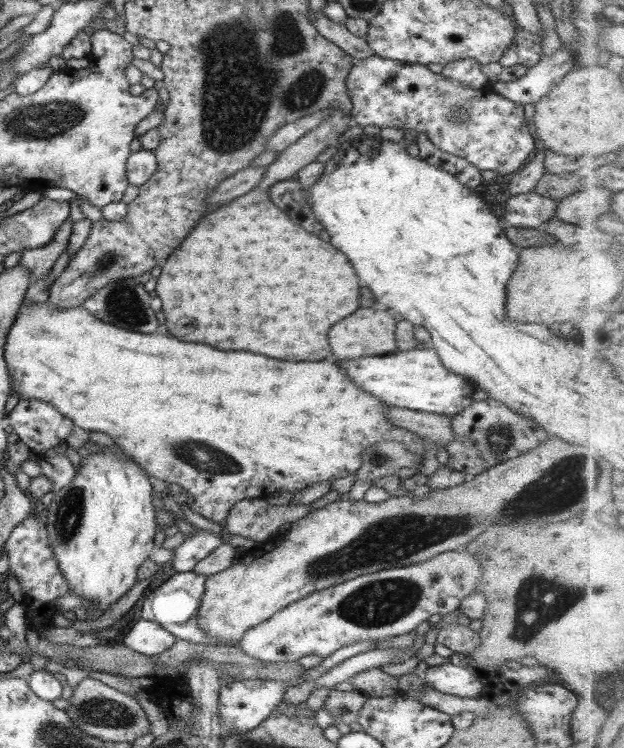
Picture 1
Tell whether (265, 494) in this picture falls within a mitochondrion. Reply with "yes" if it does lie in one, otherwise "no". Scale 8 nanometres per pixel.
no

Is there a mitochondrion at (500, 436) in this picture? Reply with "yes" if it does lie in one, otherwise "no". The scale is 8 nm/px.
yes

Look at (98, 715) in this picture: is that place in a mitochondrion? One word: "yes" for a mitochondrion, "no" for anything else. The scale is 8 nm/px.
yes

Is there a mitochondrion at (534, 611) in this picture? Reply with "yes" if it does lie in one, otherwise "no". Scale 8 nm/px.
yes

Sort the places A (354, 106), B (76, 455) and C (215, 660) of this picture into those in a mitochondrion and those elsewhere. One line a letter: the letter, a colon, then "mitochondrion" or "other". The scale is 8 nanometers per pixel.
A: other
B: other
C: other

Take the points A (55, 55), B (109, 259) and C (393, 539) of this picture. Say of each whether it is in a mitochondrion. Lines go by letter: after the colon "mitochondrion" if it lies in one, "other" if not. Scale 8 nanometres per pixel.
A: other
B: mitochondrion
C: mitochondrion

